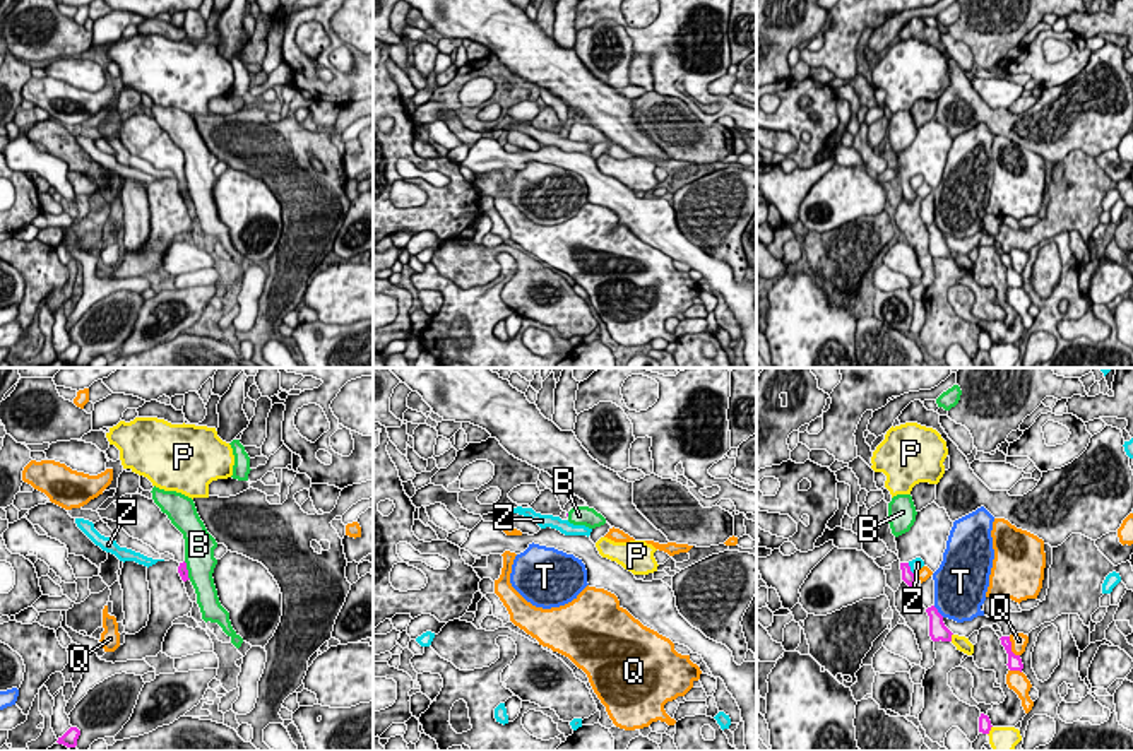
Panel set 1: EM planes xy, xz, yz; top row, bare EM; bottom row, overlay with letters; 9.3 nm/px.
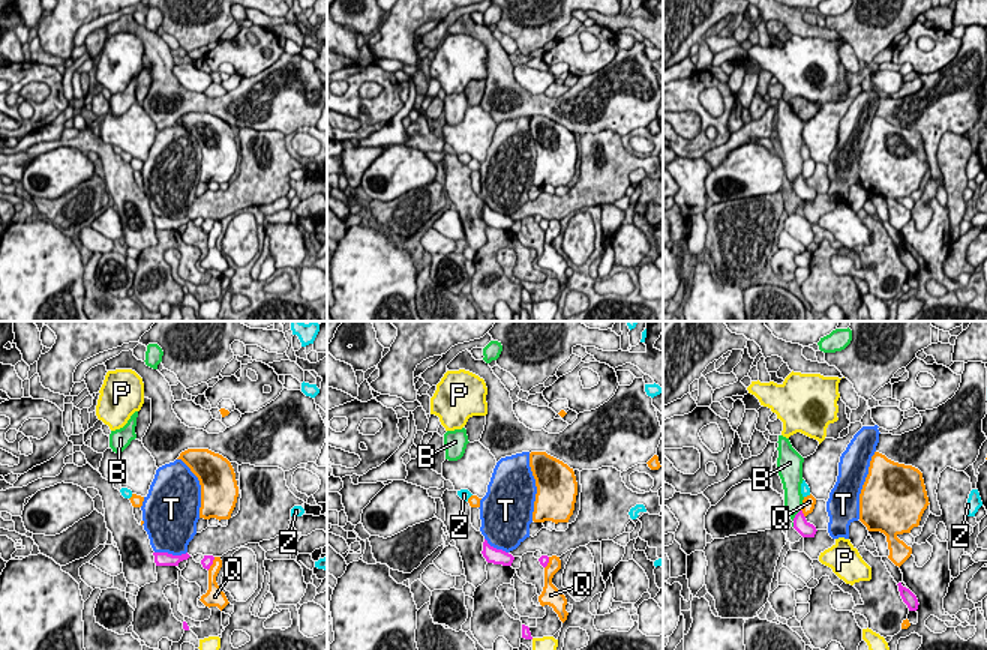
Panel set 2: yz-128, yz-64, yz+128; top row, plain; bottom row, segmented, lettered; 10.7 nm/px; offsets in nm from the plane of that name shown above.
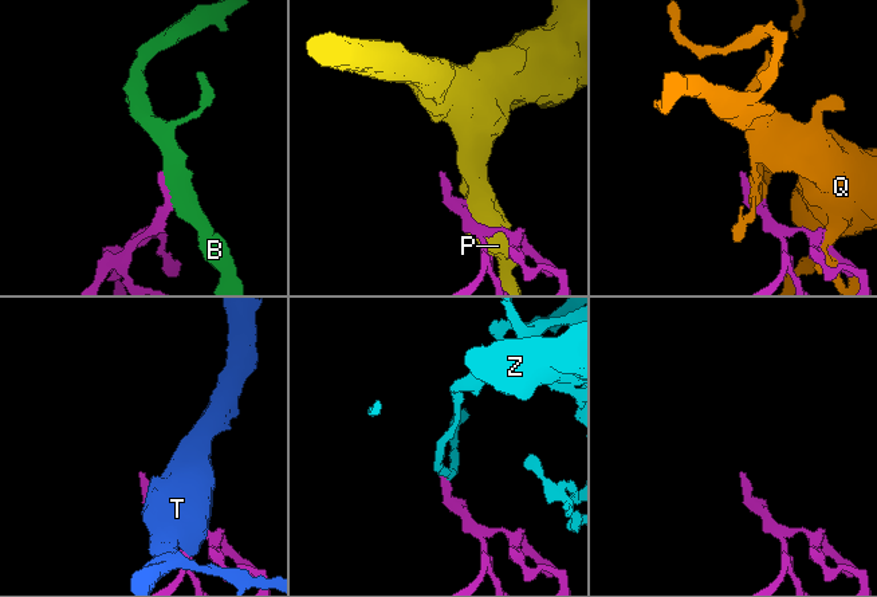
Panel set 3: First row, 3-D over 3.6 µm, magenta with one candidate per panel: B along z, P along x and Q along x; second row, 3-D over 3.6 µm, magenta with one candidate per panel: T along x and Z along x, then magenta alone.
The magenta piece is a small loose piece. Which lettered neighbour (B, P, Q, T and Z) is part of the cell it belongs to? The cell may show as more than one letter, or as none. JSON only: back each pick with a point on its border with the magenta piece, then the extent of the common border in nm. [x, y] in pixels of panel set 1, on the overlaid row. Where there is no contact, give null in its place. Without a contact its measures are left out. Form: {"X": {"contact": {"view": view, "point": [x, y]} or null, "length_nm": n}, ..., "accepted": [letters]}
{"accepted": []}

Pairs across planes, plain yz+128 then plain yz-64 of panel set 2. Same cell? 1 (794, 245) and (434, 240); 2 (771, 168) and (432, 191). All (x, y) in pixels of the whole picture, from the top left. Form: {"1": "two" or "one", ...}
{"1": "one", "2": "two"}

